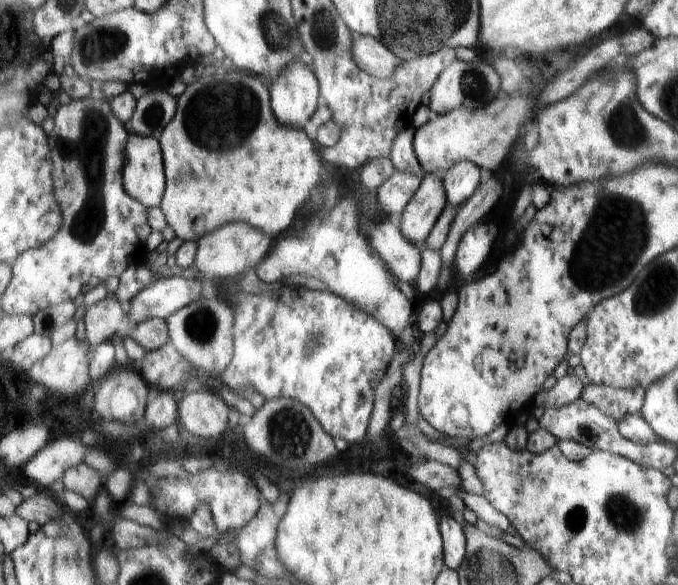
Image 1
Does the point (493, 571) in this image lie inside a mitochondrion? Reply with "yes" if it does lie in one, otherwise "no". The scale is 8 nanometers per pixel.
yes

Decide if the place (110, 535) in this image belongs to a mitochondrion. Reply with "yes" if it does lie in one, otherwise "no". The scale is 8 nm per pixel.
no

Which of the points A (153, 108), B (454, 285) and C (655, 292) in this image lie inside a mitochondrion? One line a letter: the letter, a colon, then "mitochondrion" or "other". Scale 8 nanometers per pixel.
A: mitochondrion
B: other
C: mitochondrion

